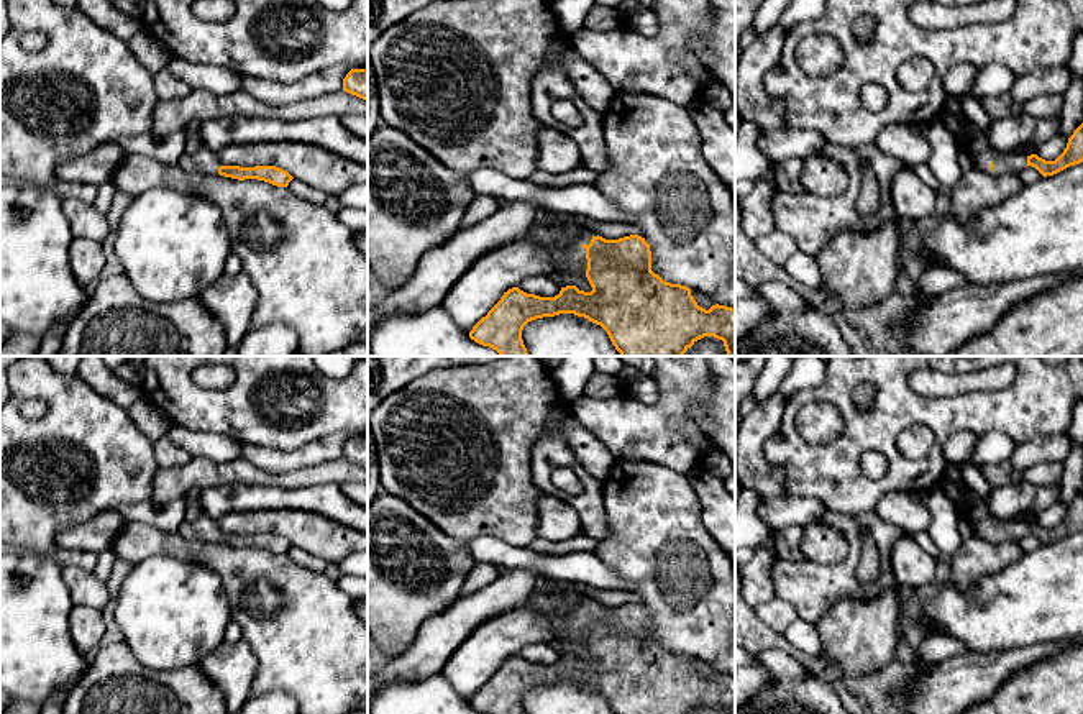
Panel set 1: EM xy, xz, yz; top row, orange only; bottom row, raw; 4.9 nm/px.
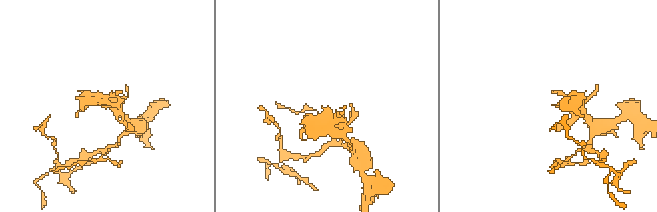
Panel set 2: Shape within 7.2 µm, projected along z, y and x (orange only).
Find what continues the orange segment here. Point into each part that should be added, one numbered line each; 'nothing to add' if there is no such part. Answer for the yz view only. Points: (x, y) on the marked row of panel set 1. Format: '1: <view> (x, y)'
1: yz (982, 153)

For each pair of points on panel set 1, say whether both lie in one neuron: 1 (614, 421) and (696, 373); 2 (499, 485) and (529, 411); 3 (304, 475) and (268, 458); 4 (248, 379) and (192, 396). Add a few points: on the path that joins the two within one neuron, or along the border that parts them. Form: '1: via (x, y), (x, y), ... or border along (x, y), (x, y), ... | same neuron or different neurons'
1: via (634, 421), (648, 421), (676, 393) | same neuron
2: via (502, 466), (502, 437), (511, 429) | same neuron
3: border along (332, 460), (286, 471), (256, 466) | different neurons
4: via (235, 393), (230, 398), (205, 398) | same neuron

